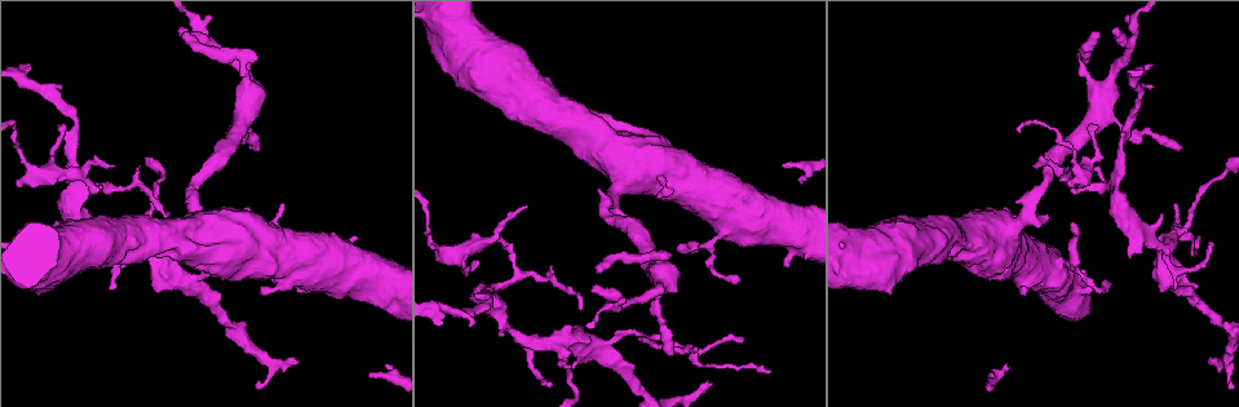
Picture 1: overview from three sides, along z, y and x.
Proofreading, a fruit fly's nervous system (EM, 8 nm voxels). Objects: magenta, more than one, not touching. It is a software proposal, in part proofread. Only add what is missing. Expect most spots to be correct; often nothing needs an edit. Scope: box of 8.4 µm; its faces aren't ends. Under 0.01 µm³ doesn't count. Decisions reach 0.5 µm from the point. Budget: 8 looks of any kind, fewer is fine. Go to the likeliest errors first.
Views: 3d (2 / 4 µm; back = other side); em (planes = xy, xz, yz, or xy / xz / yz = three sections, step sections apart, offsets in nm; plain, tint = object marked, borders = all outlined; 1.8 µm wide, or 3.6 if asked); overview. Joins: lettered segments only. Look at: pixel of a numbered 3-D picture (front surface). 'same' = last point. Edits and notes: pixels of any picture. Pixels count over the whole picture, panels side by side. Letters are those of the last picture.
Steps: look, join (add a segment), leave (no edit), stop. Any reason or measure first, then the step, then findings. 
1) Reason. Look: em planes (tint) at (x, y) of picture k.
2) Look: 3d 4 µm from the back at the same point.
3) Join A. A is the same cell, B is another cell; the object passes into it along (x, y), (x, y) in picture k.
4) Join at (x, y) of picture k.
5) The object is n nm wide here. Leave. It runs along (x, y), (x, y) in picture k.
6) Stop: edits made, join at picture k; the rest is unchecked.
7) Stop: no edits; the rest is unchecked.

Tapers out. Look: em yz step 4 (borders) at (768, 371) of picture 1.

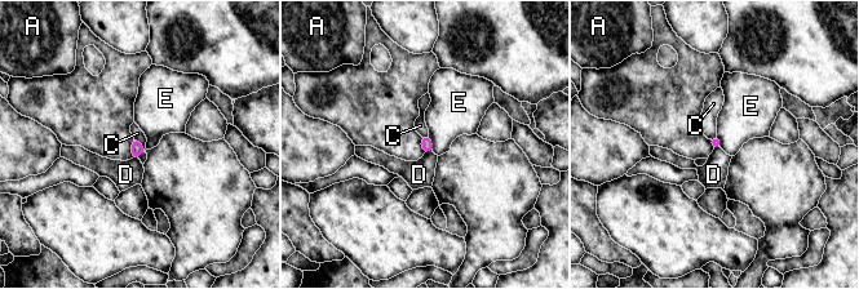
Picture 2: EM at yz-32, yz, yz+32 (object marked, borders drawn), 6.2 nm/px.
Cut it another way. Look: em planes (borders) at the same point.

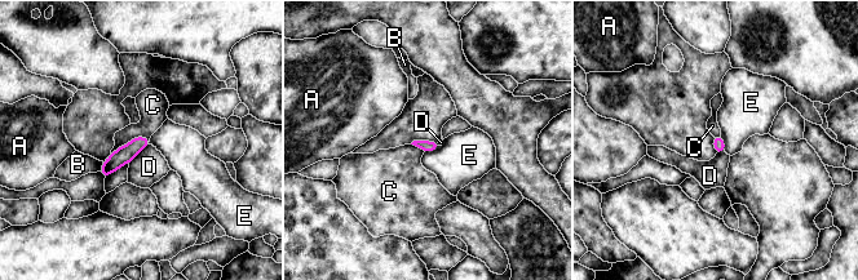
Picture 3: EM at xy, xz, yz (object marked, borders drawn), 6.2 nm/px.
Leave. A, B, C, D and E are other cells; a border runs along (150, 145), (144, 147), (128, 163) in picture 3; none of them fits.

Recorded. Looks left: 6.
Branch stops here. Look: 3d 4 µm at (1195, 288) of picture 1.

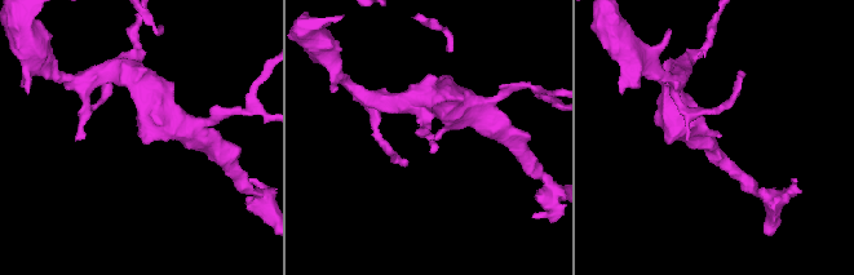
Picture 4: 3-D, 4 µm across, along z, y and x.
Shape alone is not enough. Look: em planes (borders) at (716, 135) of picture 4.

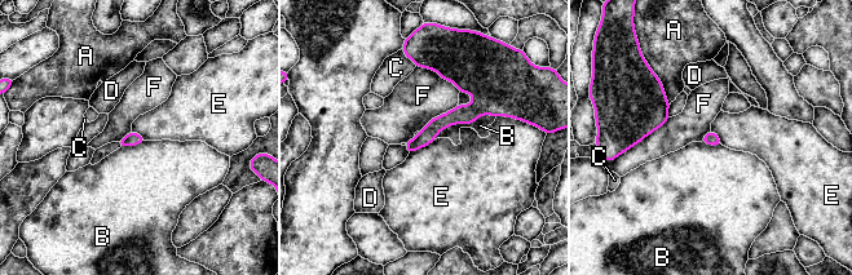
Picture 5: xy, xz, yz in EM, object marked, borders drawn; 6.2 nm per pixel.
The object is 90 nm wide here. Leave. A, B, C, D, E and F are other cells; none of them fits.

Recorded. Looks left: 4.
Branch stops here. Look: 3d 2 µm from the back at (1161, 216) of picture 1.

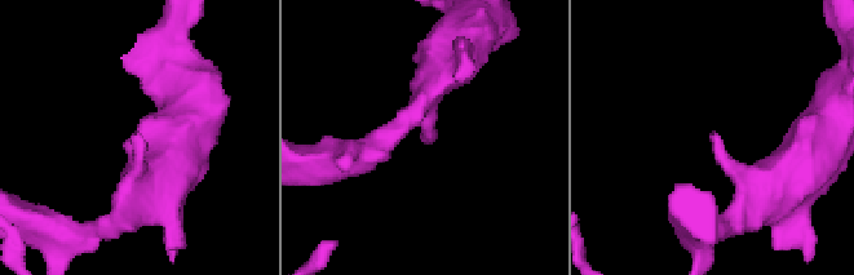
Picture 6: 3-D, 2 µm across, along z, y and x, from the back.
Look: em planes (borders) at (135, 133) of picture 6.

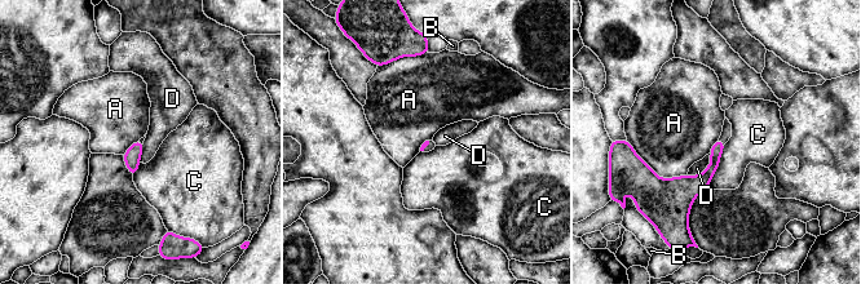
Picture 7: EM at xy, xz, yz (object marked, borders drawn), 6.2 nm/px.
Leave. A, B, C and D are other cells; a border runs along (627, 140), (658, 176), (685, 176) in picture 7; none of them fits.

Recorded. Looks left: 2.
Look: em xy step 8 (borders) at (1032, 164) of picture 1.

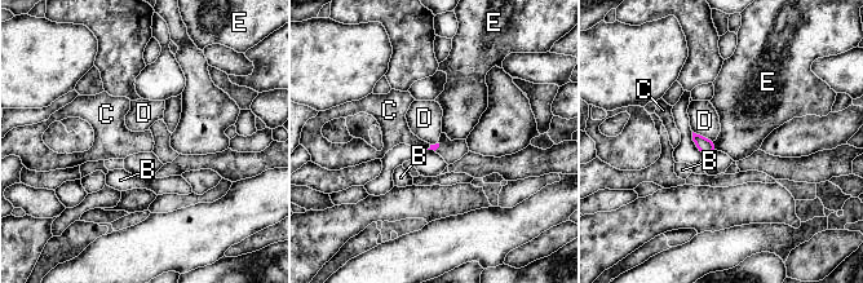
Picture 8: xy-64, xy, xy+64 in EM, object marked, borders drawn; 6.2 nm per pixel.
Leave. B, C, D and E are other cells; a border runs along (693, 131), (712, 141) in picture 8; no lettered segment goes on from it.

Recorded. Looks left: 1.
Stop: no edits; the rest is unchecked.

